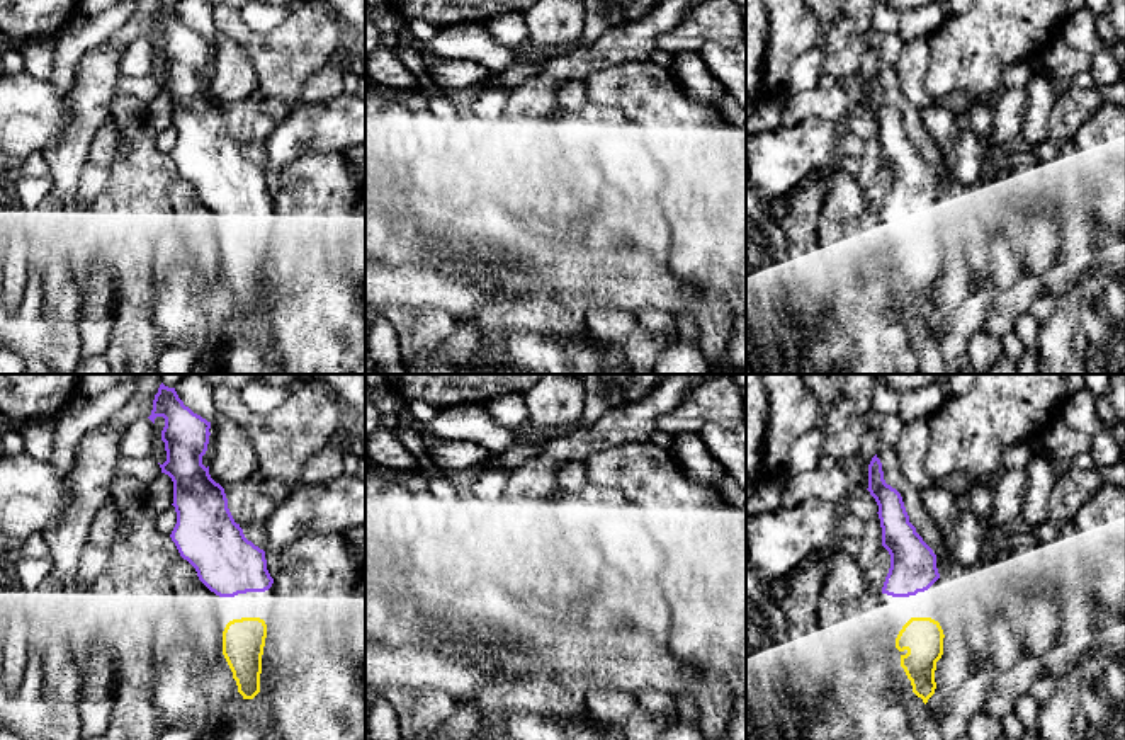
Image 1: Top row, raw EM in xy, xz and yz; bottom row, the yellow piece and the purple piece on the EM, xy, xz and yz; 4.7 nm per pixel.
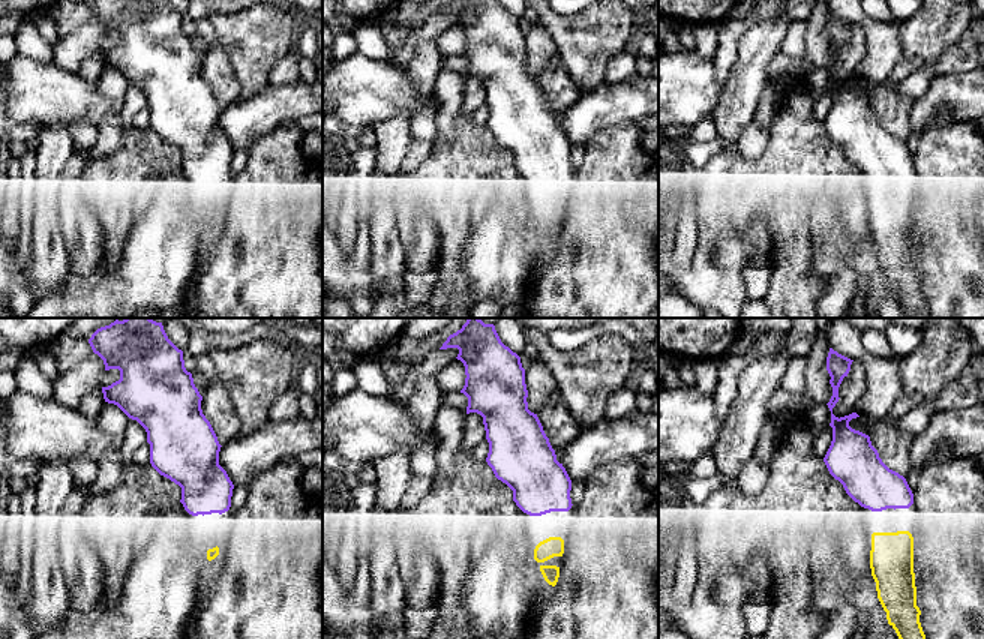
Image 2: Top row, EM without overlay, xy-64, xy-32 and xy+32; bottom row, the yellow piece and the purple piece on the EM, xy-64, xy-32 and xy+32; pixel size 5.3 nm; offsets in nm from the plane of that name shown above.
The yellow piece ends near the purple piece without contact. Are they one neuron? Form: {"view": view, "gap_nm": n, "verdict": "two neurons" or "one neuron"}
{"view": "yz", "gap_nm": 110, "verdict": "one neuron"}

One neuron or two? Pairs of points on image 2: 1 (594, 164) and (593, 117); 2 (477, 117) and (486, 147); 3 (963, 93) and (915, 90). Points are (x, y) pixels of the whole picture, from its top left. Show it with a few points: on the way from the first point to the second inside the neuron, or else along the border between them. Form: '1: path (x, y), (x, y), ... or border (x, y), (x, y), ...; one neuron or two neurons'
1: border (624, 122), (600, 129), (584, 146); two neurons
2: border (468, 117), (474, 123), (485, 126); two neurons
3: border (959, 74), (936, 74), (929, 87), (914, 101); two neurons

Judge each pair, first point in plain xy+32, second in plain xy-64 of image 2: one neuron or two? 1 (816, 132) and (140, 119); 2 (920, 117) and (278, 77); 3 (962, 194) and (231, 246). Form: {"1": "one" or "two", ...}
{"1": "two", "2": "two", "3": "one"}

